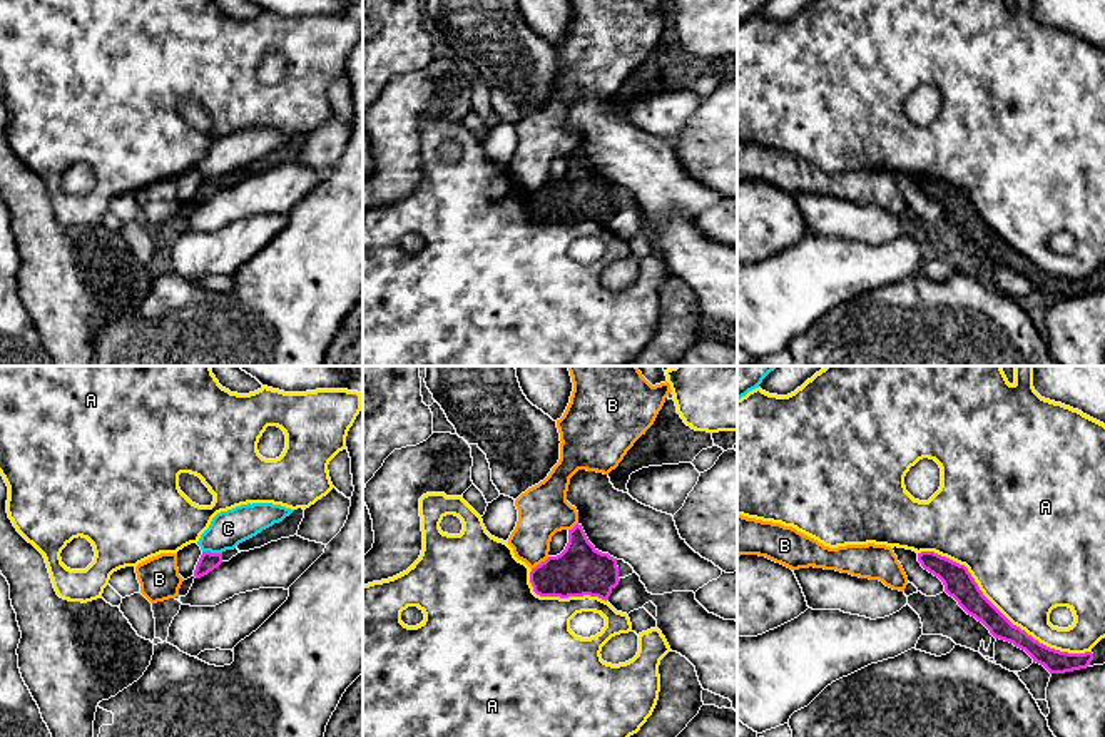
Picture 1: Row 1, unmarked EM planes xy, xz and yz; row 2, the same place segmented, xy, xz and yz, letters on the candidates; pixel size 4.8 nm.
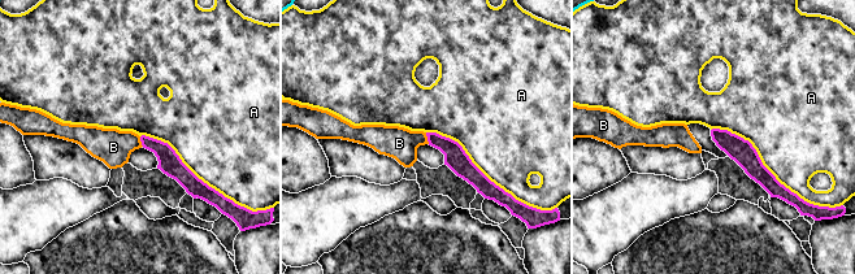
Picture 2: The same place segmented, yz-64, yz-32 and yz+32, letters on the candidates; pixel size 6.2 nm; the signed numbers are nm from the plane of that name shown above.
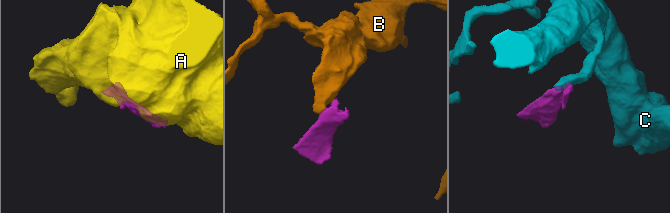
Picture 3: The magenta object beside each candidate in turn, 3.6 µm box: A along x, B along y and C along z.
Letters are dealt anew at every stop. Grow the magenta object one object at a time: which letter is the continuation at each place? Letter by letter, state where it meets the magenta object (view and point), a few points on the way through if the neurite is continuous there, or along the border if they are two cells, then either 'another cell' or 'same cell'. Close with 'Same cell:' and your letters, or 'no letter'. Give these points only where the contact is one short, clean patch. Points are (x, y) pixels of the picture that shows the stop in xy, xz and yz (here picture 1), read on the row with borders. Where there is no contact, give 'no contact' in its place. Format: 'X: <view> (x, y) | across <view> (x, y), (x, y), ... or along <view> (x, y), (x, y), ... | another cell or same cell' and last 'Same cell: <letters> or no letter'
A: yz (998, 610) | another cell
B: xz (542, 562) | along xz (549, 557), (532, 569) | another cell
C: xy (213, 554) | along xy (203, 550), (221, 554) | another cell
Same cell: no letter

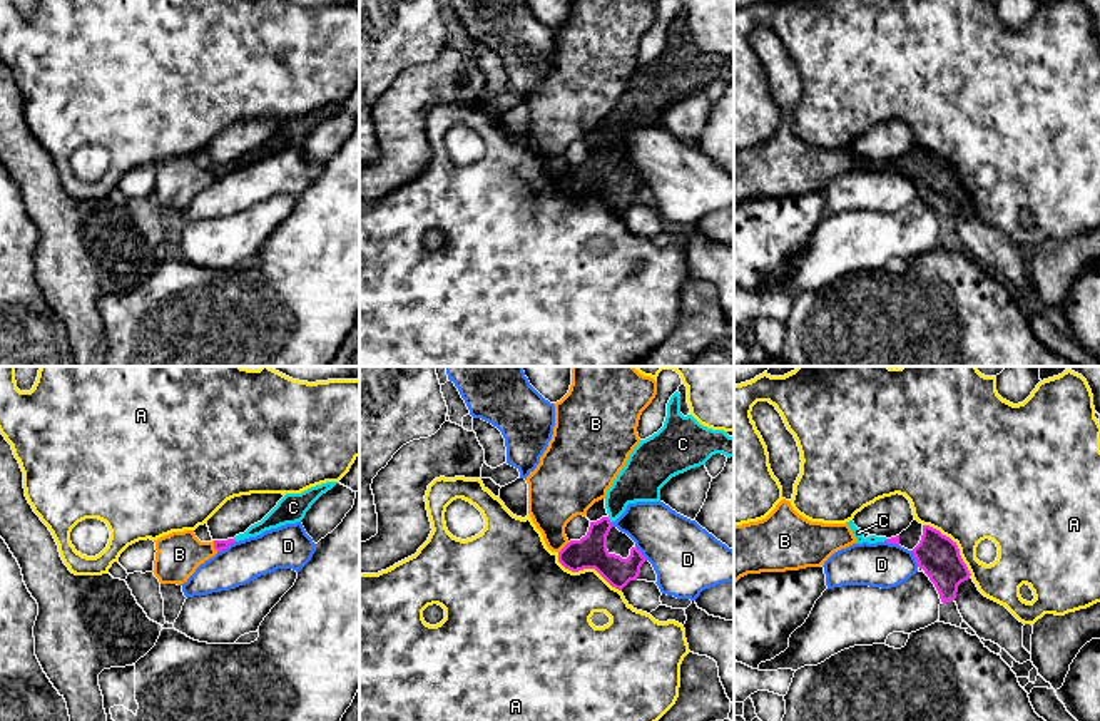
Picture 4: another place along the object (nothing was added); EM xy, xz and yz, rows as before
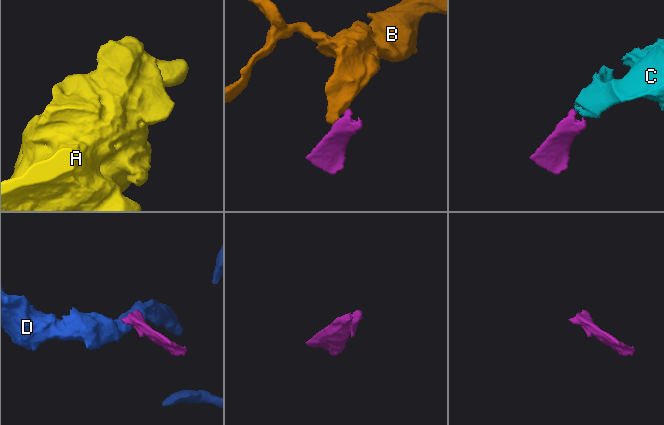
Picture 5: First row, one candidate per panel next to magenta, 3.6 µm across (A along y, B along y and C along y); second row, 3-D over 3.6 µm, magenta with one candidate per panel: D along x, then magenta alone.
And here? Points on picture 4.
A: xz (585, 567) | another cell
B: xy (214, 546) | along xy (213, 541), (218, 551) | another cell
C: xz (609, 521) | across xz (589, 552), (597, 532), (609, 521), (616, 506), (641, 480) | same cell
D: xy (226, 547) | along xy (234, 541), (218, 552) | another cell
Same cell: C

